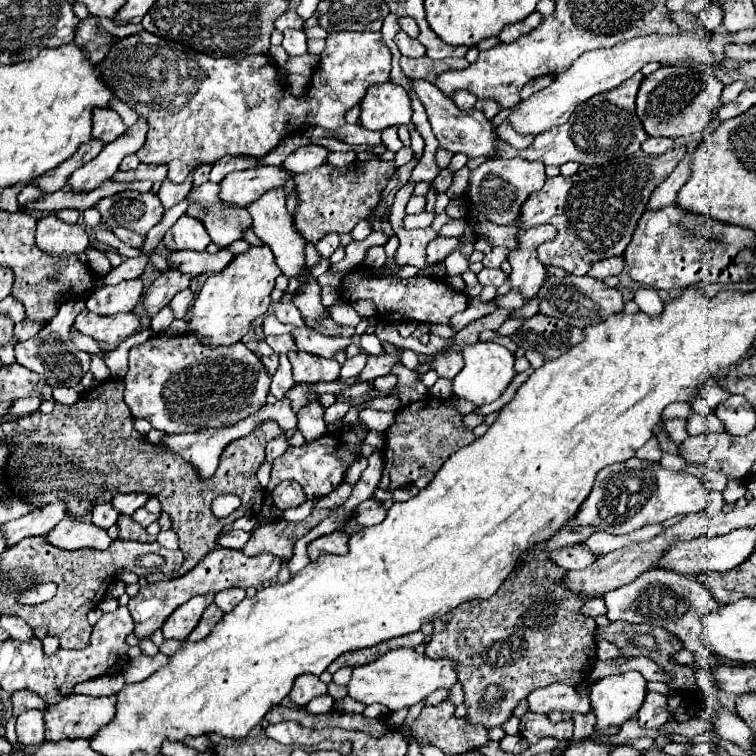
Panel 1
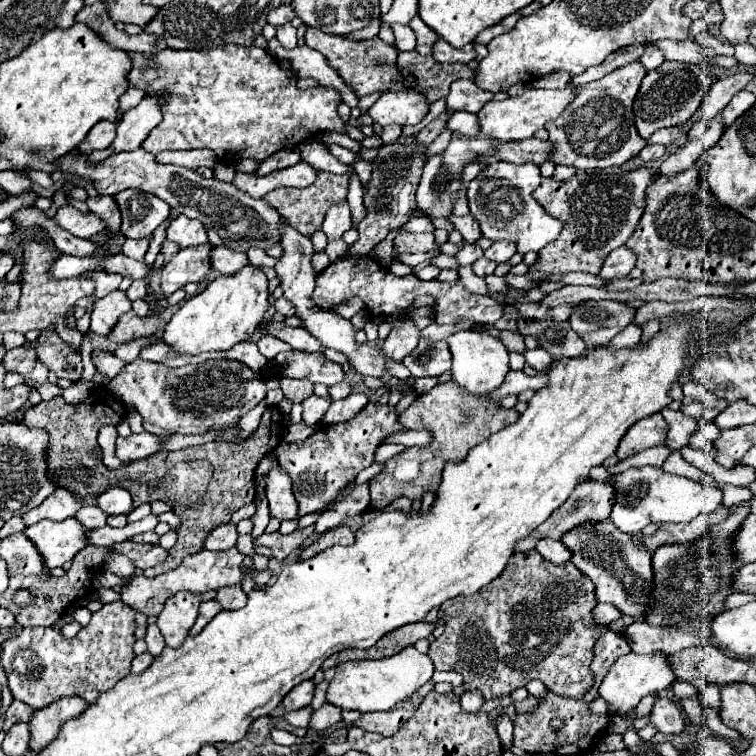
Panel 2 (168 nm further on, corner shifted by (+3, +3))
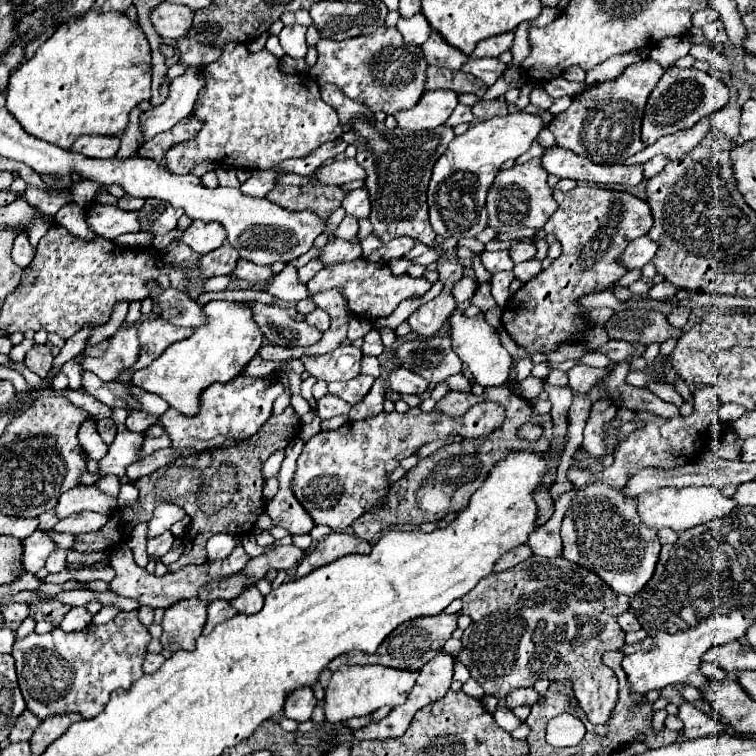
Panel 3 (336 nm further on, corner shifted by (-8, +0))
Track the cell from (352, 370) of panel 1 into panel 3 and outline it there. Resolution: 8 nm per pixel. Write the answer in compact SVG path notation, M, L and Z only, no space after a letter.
M363 356L360 363L360 371L378 378L380 376L380 364L377 357Z

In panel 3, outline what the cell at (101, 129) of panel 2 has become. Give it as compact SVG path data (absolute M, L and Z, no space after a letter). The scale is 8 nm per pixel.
M83 135L75 141L71 149L75 149L77 153L83 153L85 157L113 157L119 151L119 145L121 145L121 139L113 135Z

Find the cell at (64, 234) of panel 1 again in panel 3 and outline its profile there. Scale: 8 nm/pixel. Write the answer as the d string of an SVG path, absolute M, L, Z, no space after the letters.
M91 205L87 211L87 225L105 239L115 239L123 233L139 231L137 211L123 211L111 205Z

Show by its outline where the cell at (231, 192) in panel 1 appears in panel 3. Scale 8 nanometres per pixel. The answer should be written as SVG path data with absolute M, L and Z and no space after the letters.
M345 159L345 161L335 161L331 165L319 167L313 177L321 185L343 185L351 183L355 179L365 179L365 171L361 165L357 165L355 159Z

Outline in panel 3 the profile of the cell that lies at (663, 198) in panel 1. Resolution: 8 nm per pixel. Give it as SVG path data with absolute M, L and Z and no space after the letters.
M727 103L719 113L715 113L713 119L713 131L723 131L723 135L731 141L739 143L739 115L741 115L741 105L739 103Z

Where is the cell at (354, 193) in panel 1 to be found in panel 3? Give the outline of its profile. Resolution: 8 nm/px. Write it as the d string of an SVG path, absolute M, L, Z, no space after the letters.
M277 185L267 199L289 211L313 211L321 221L325 221L337 207L341 207L347 191L331 185L299 185L283 187Z

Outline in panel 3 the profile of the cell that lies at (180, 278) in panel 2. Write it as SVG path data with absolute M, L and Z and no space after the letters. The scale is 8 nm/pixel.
M225 243L219 249L215 249L207 255L201 255L197 269L203 279L217 277L217 275L229 275L235 269L237 259L239 259L237 249L231 249L231 245Z

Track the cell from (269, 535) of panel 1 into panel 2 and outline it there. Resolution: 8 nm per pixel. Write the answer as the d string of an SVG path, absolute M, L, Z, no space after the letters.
M308 526L308 528L304 528L304 530L294 530L294 532L288 534L288 536L282 536L282 534L278 534L278 532L274 532L274 534L262 534L260 538L254 540L254 543L272 550L276 560L284 560L284 558L288 558L296 548L300 548L302 542L304 542L312 532L314 532L314 526Z

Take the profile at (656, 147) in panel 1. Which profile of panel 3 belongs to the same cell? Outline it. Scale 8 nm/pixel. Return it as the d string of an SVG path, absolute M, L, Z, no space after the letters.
M657 155L657 157L653 157L653 159L649 159L643 167L645 167L645 177L649 179L649 177L653 177L653 175L657 175L659 171L663 171L663 167L669 163L669 159L667 157L663 157L663 155Z

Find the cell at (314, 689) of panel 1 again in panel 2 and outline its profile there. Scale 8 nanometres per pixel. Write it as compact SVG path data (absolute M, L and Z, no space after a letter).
M306 680L300 686L294 686L286 696L284 696L284 710L300 710L306 708L312 702L312 694L314 694L314 682Z

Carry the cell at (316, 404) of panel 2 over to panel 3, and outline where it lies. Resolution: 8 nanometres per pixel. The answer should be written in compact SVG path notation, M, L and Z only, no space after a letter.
M327 393L325 397L321 397L321 399L317 401L317 413L319 413L321 421L323 421L323 419L331 419L331 417L335 417L335 415L349 413L349 409L351 409L351 405L349 405L347 401L343 401L343 399L339 399L339 397L331 395L331 393Z

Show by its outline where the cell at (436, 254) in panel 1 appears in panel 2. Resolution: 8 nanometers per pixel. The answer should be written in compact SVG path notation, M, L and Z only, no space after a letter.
M398 232L394 238L394 248L406 254L438 250L434 242L434 234L412 234L412 232Z

